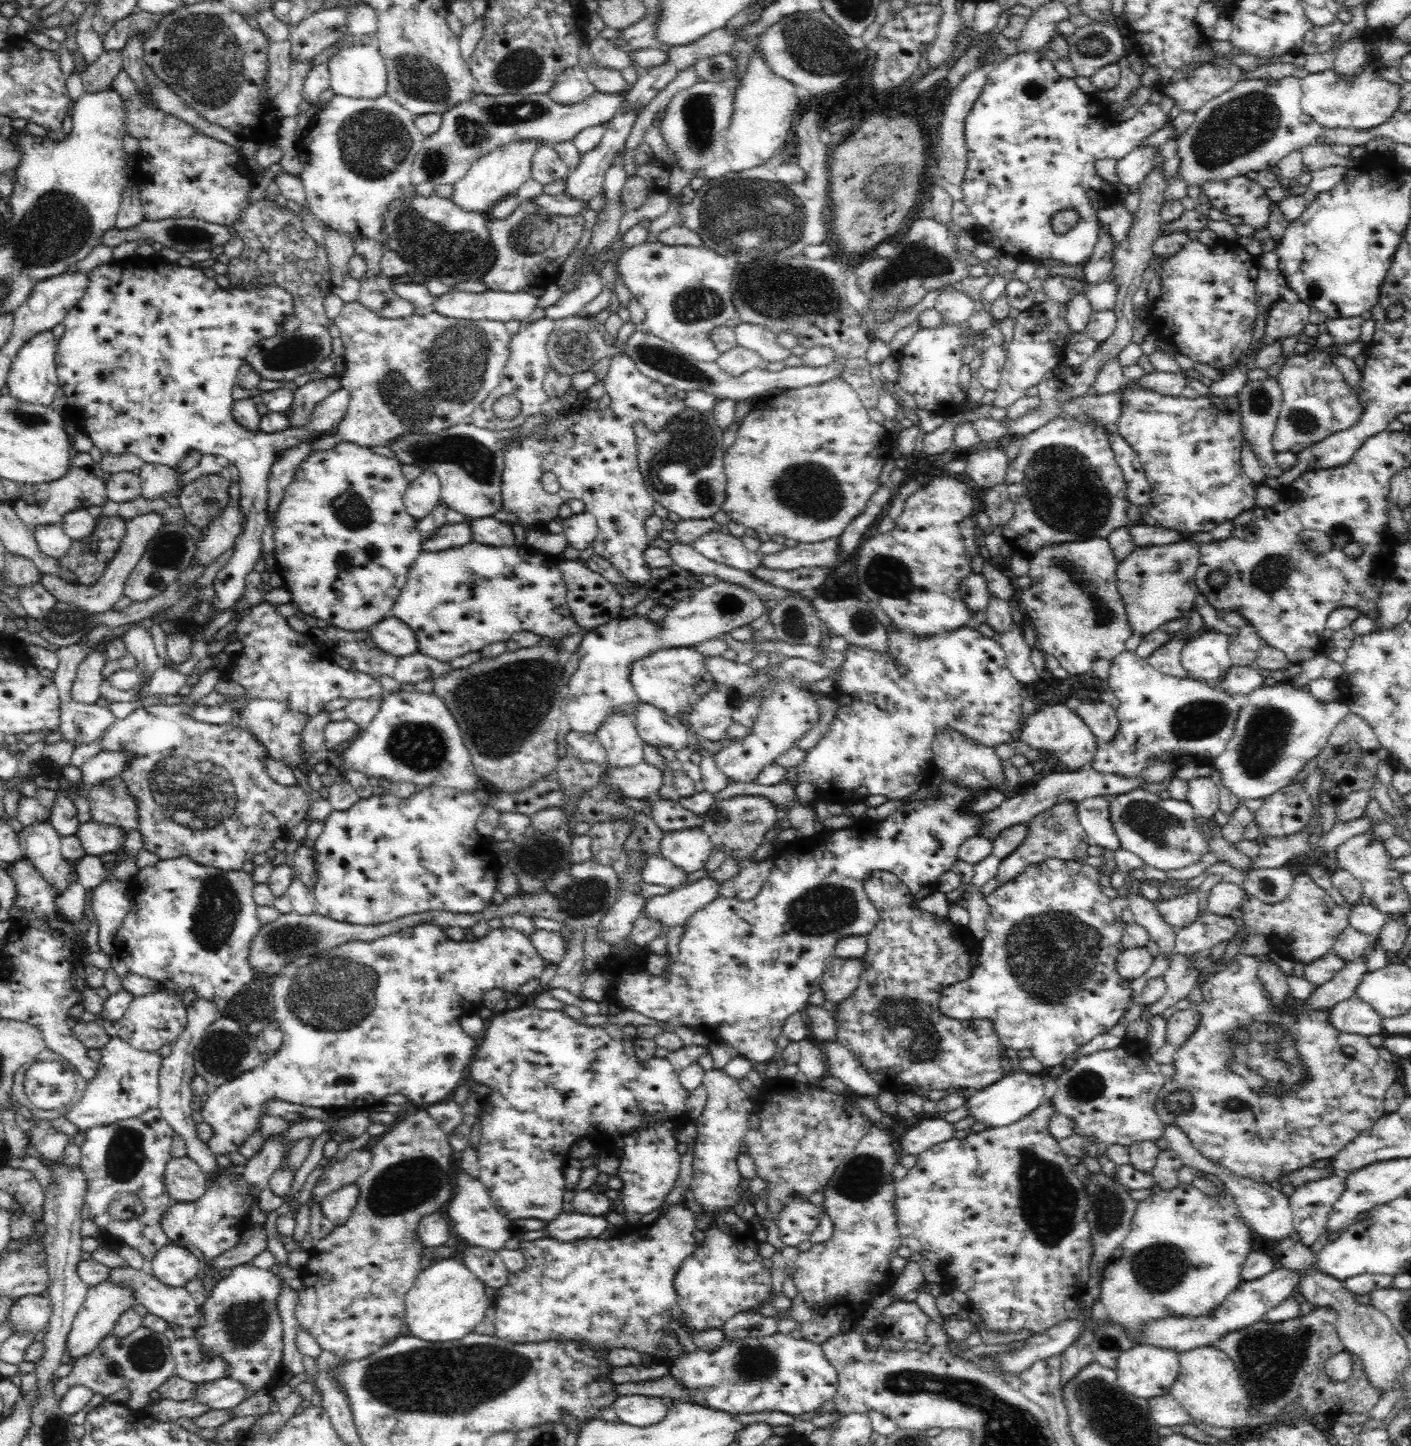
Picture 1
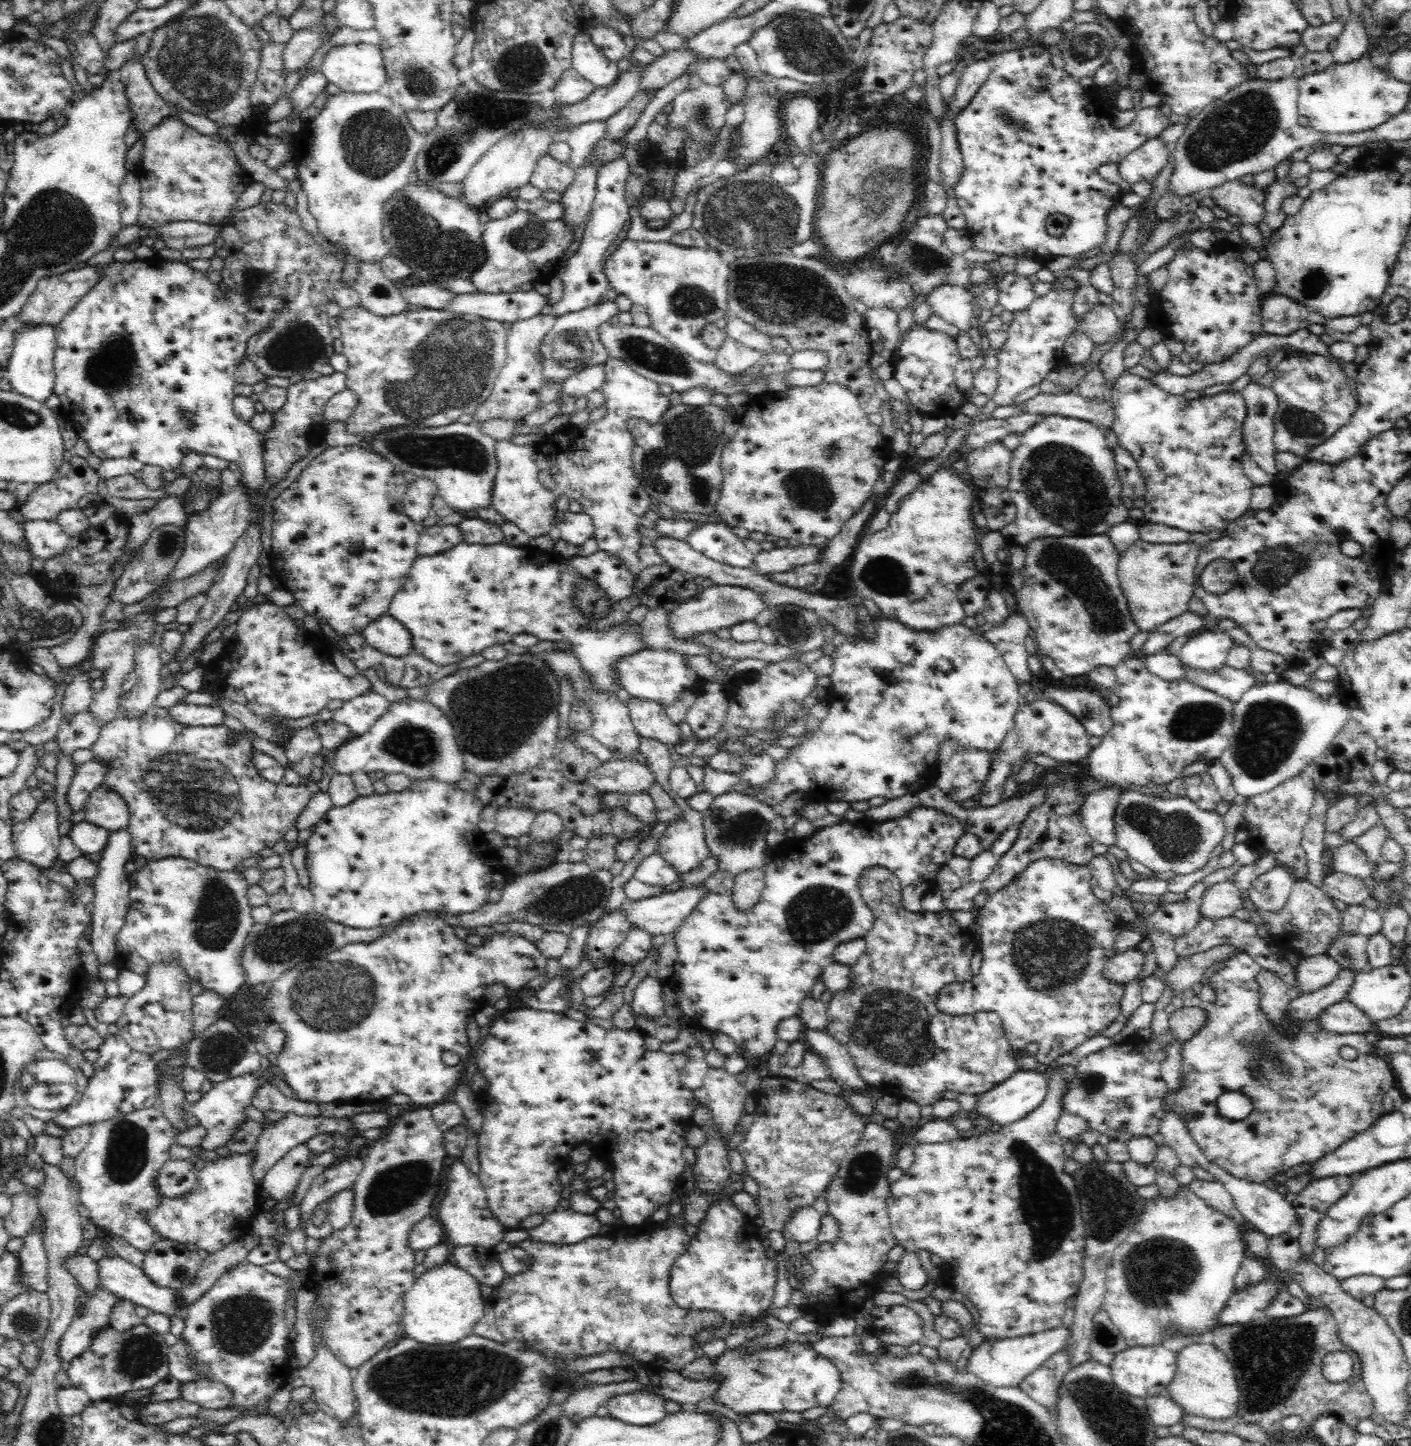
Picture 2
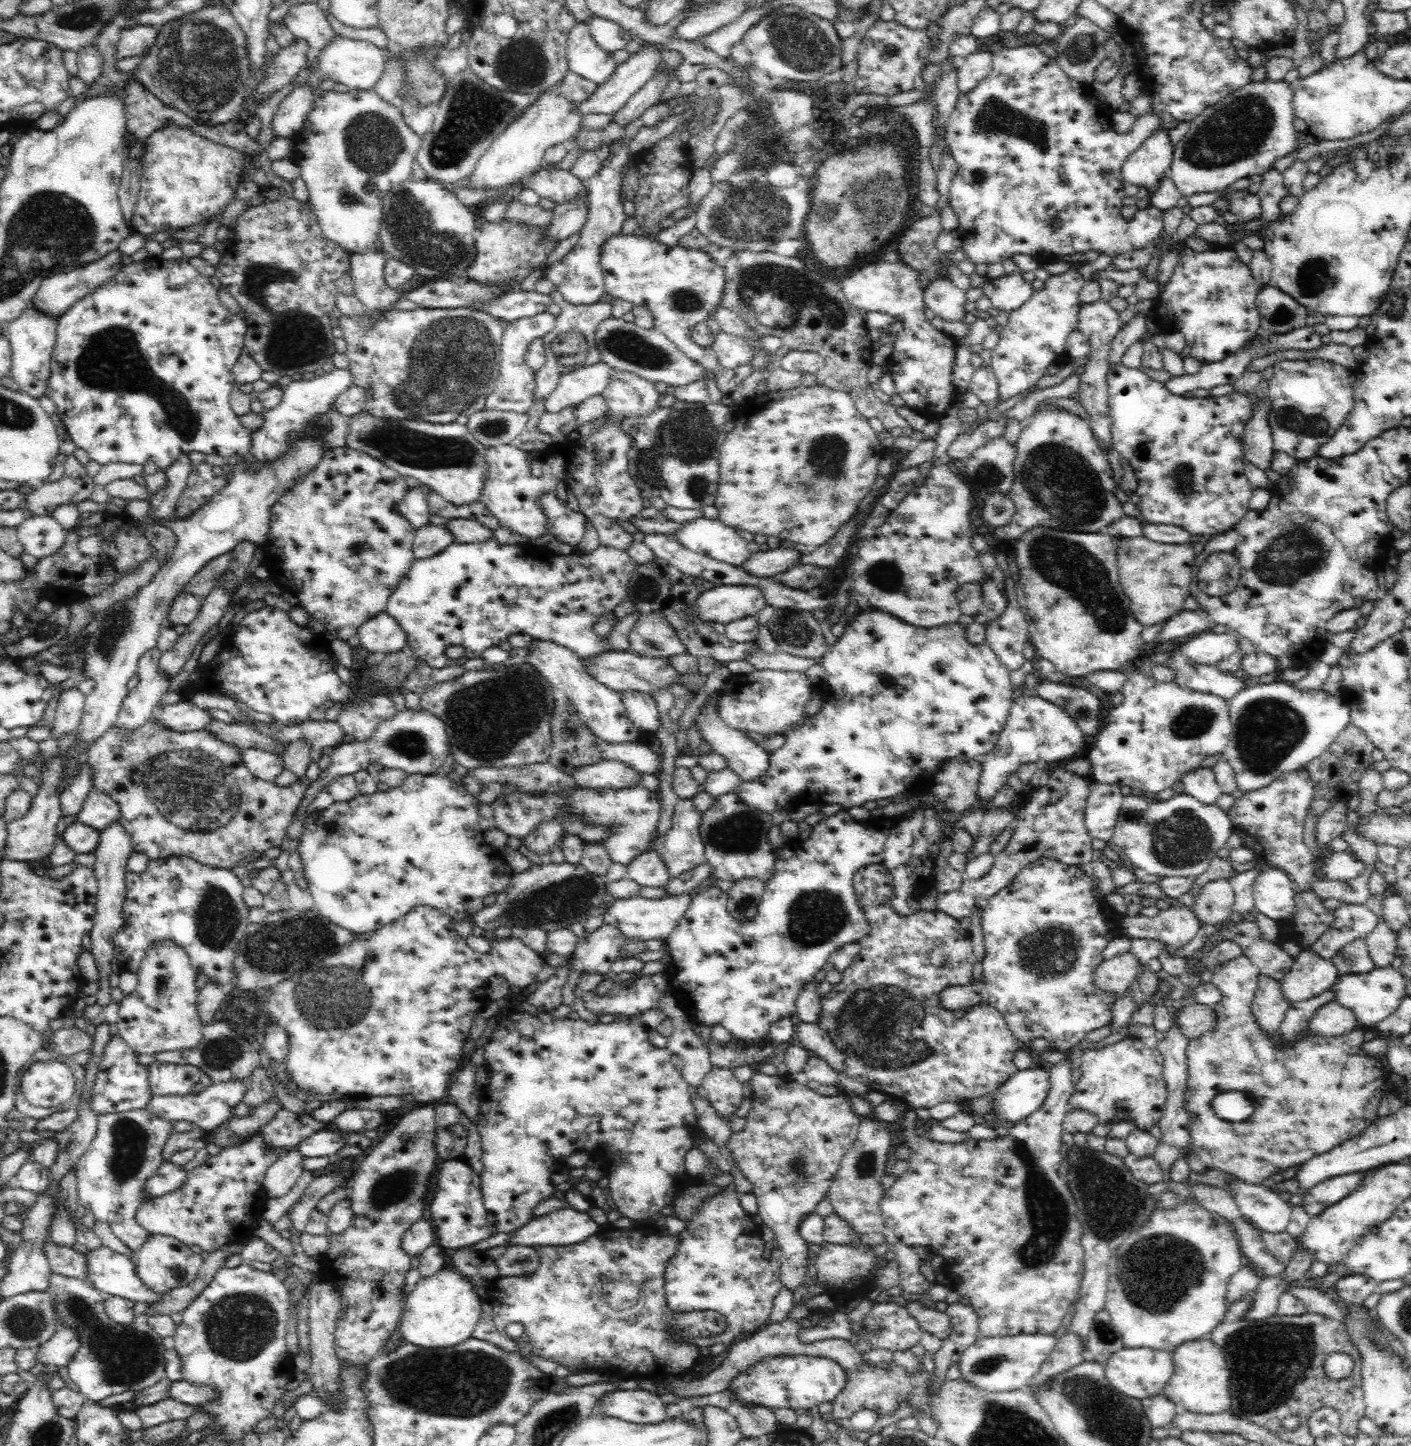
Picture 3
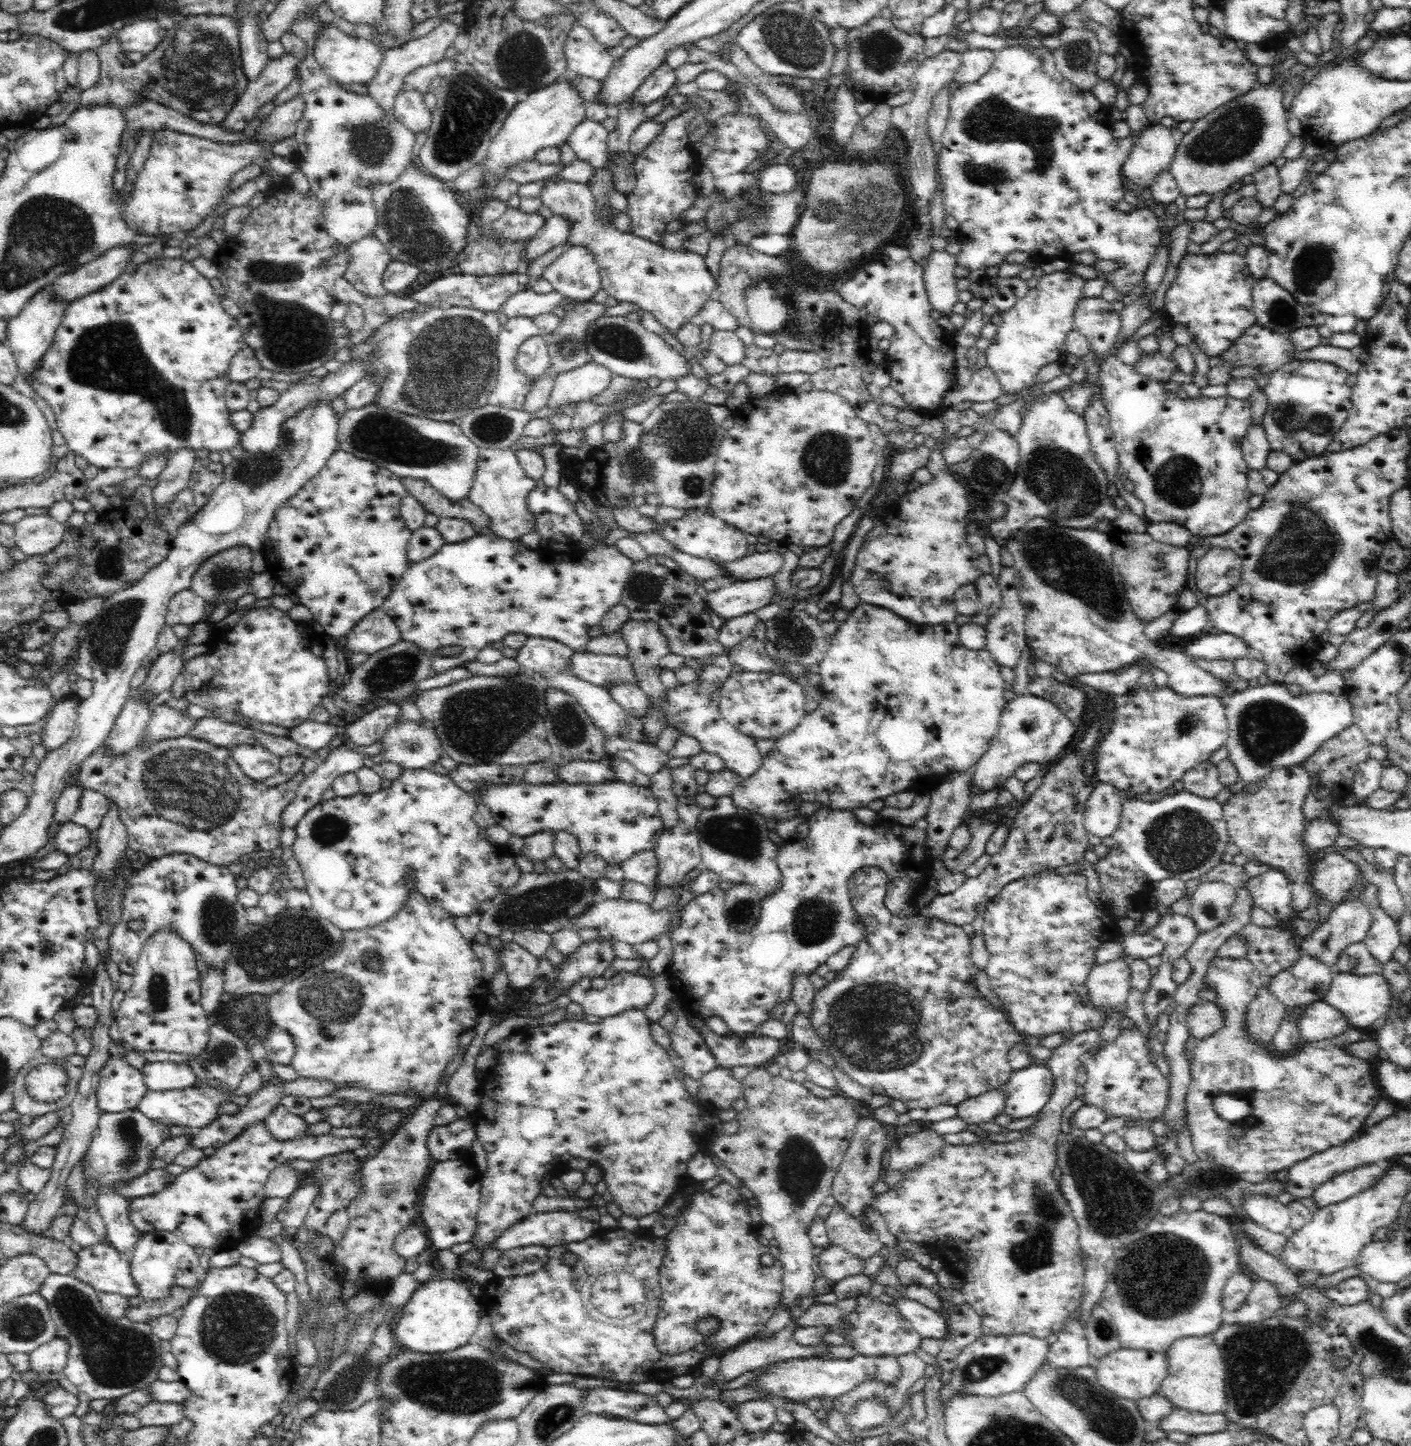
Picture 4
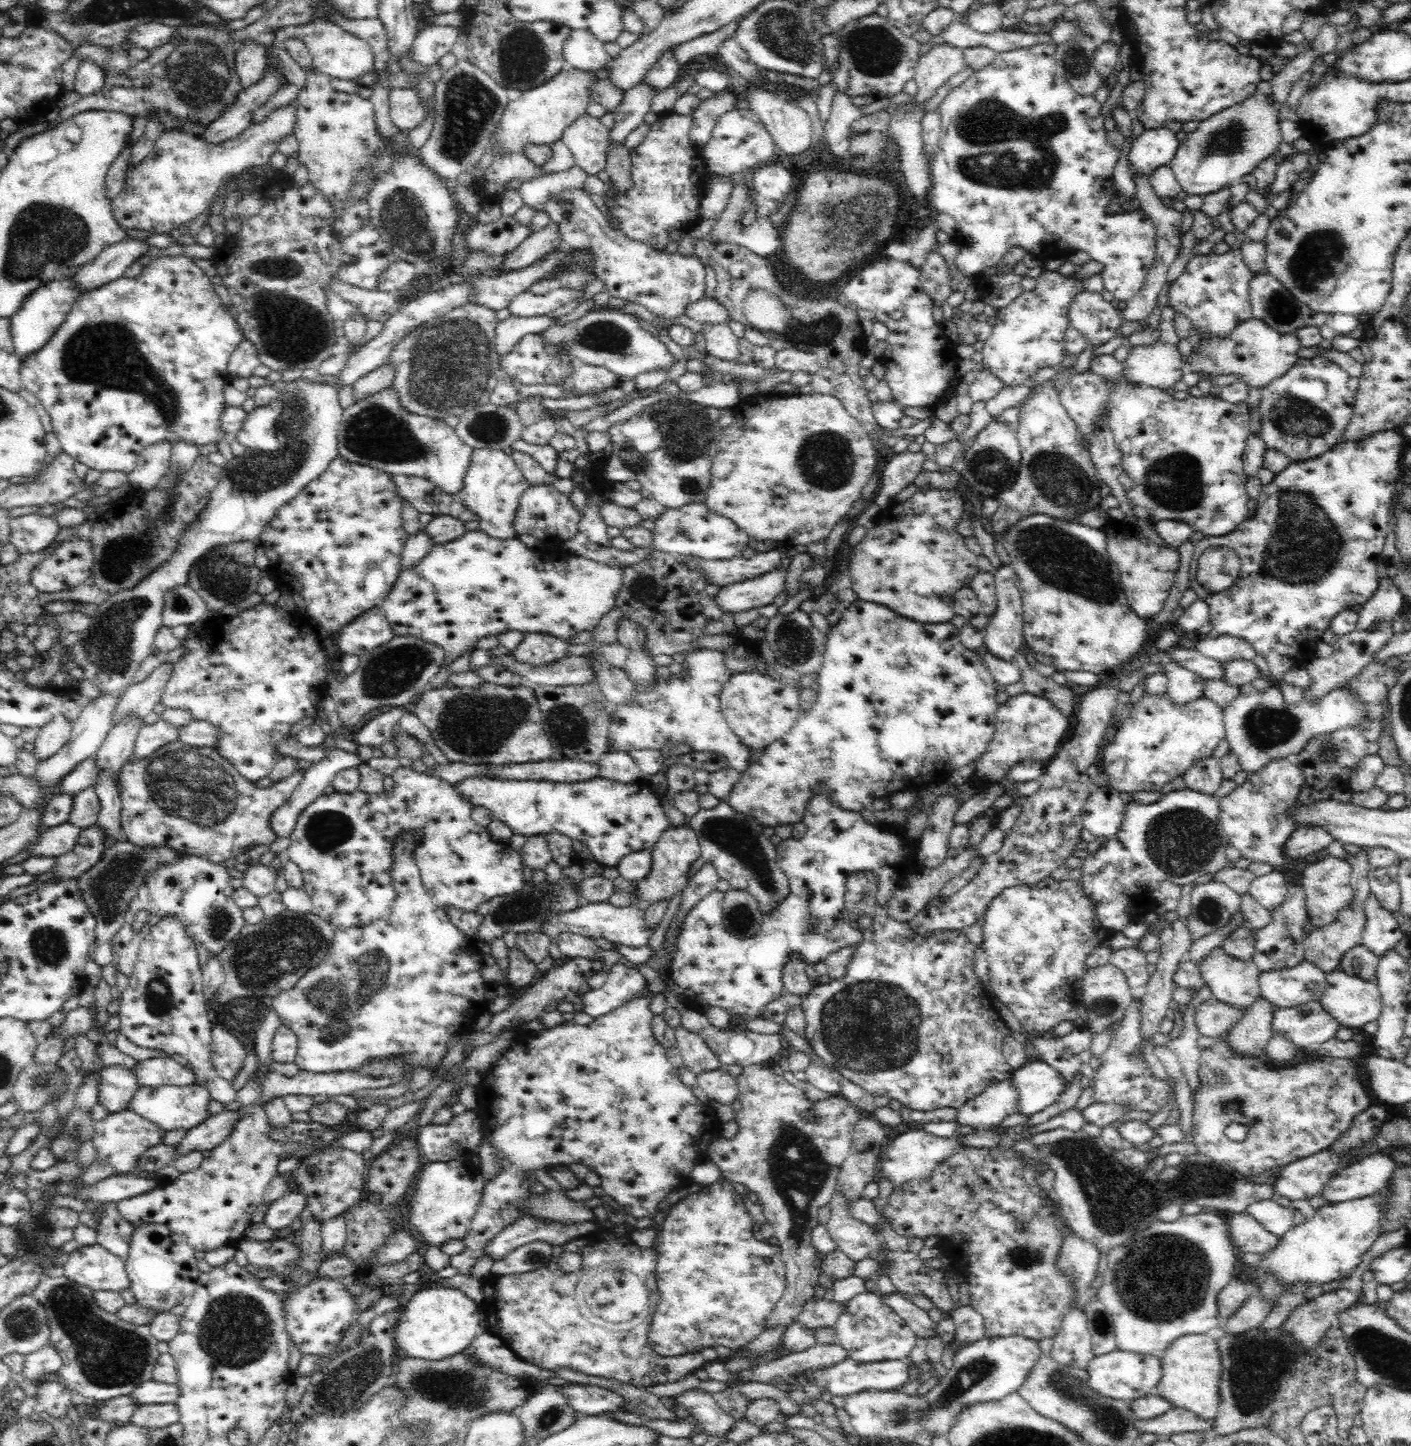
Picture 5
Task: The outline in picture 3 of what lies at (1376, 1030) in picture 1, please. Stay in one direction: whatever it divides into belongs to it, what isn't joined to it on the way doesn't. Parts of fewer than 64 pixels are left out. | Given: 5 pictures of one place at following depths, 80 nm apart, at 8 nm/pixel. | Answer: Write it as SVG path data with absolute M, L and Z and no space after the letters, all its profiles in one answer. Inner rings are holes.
M1331 1001L1320 1006L1312 1014L1312 1018L1306 1022L1304 1032L1323 1037L1342 1037L1357 1028L1362 1028L1362 1026L1357 1026L1354 1013Z

